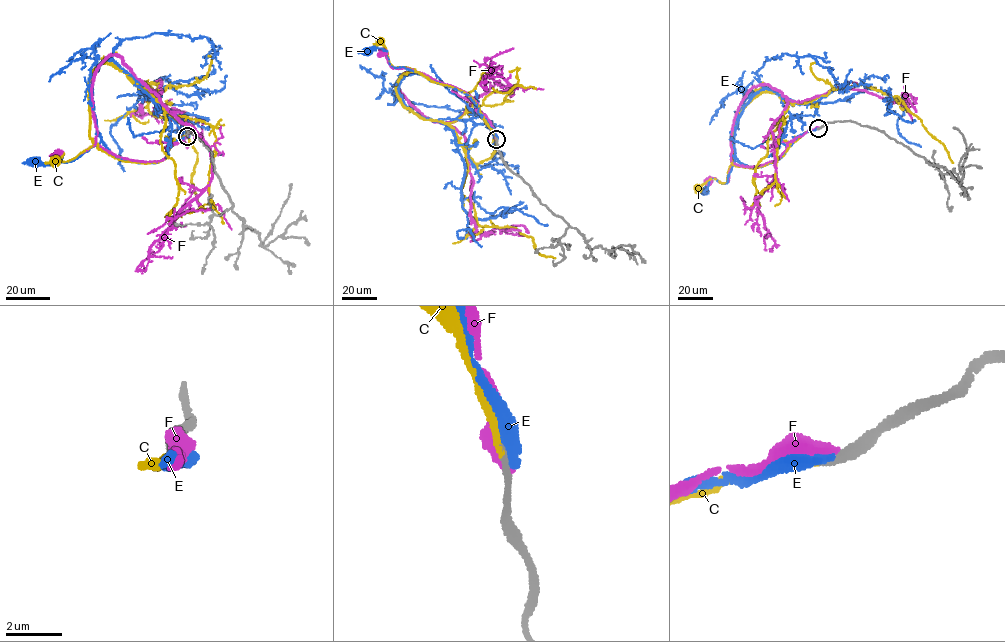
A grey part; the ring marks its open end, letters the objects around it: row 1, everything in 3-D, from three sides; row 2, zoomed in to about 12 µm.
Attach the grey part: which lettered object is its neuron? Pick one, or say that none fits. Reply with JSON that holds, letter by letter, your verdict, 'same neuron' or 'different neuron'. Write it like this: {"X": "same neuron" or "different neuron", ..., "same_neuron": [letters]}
{"C": "same neuron", "E": "different neuron", "F": "different neuron", "same_neuron": ["C"]}

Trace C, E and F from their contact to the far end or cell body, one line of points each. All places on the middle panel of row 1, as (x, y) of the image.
C: (496, 139), (470, 97), (455, 88), (431, 81), (414, 70), (393, 67), (379, 42)
E: (497, 139), (494, 131), (468, 95), (414, 73), (416, 71), (392, 67), (387, 52), (380, 48), (366, 50)
F: (497, 139), (490, 122), (466, 93), (409, 69), (392, 67), (384, 52)

